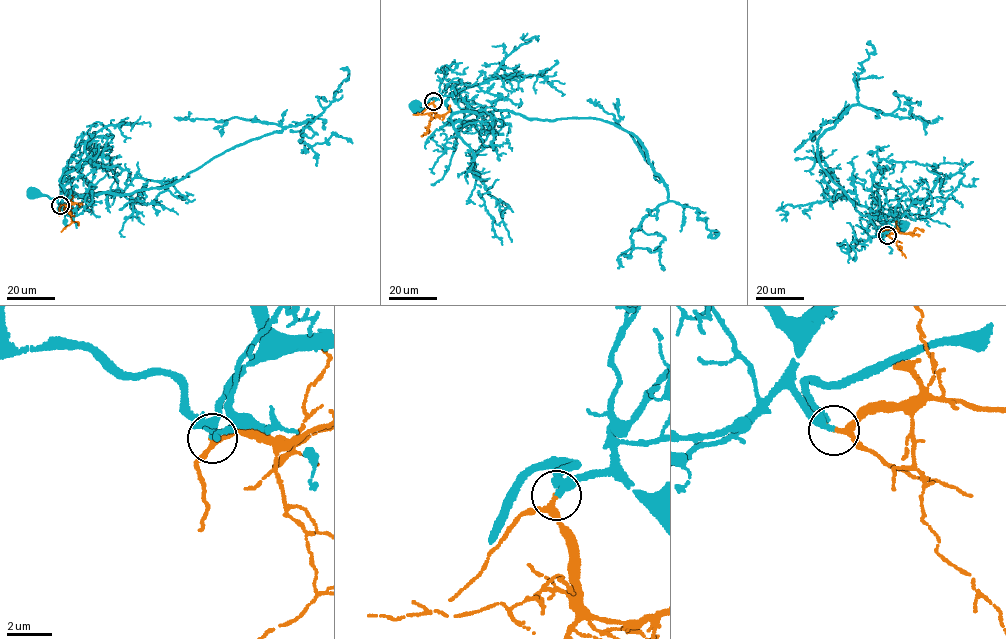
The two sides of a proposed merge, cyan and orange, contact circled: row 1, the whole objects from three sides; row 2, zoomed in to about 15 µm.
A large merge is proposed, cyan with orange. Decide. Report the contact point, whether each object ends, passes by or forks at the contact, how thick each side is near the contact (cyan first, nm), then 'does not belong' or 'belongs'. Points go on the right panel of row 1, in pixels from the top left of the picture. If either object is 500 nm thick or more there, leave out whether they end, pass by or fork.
place (887, 235); cyan passes by; orange passes by; calibres 240 and 190 nm; belongs

